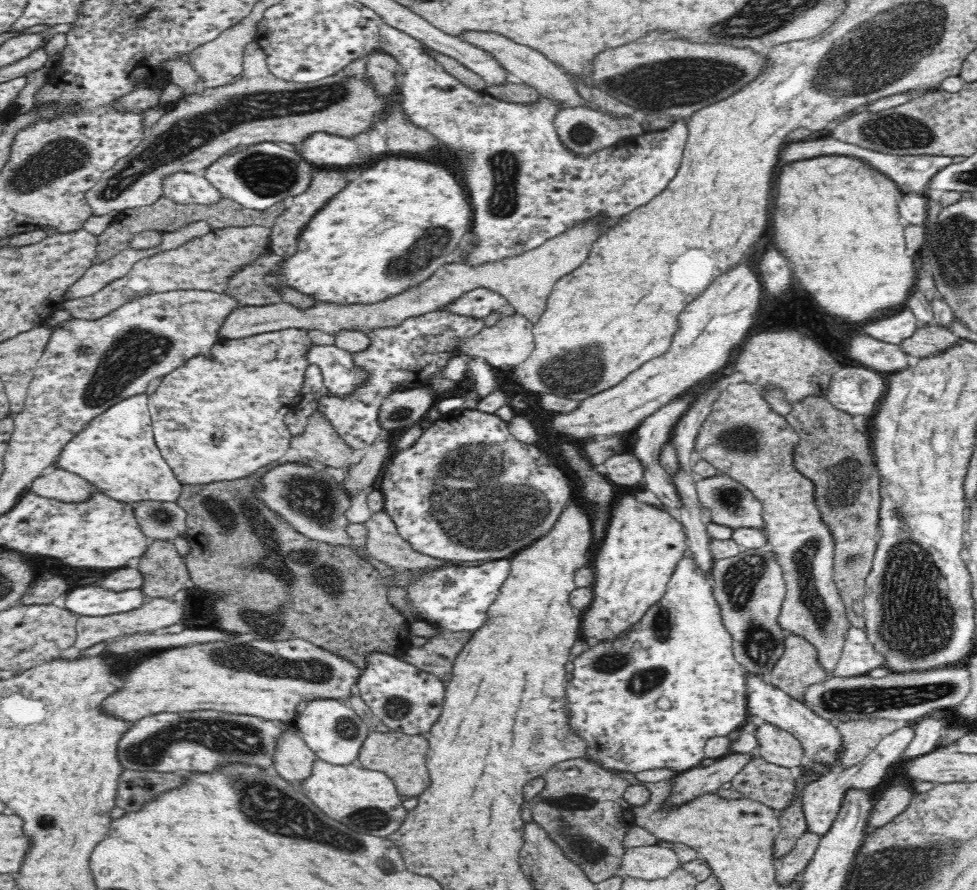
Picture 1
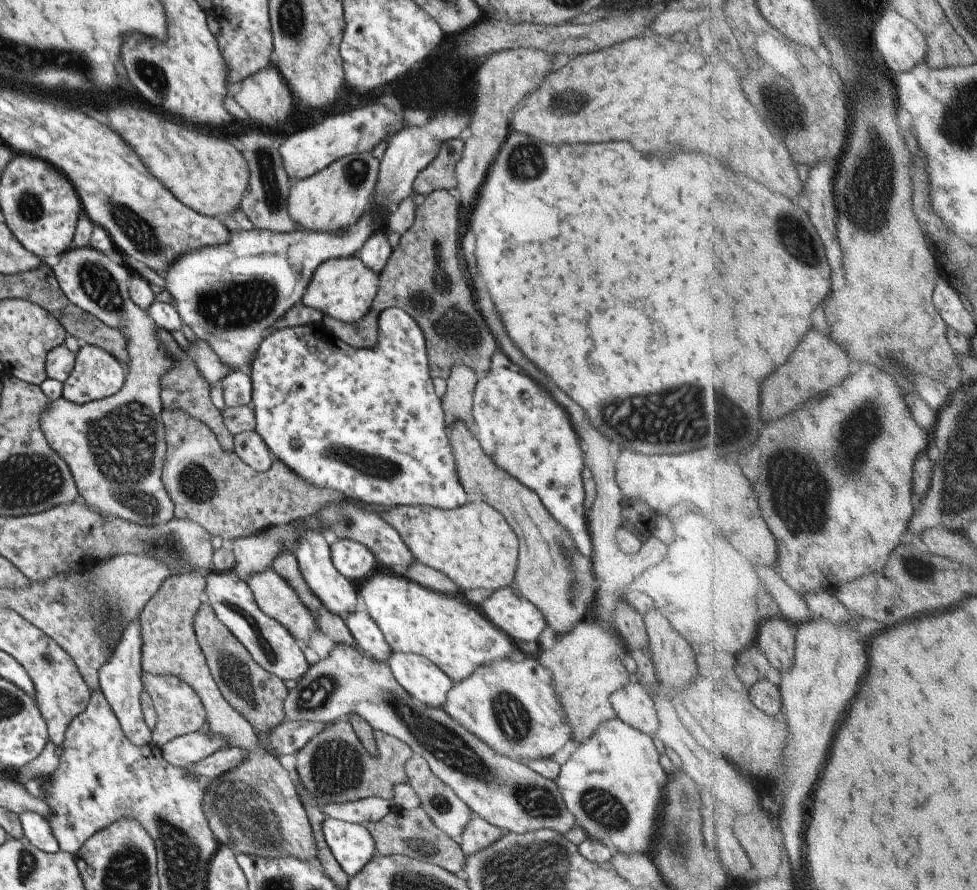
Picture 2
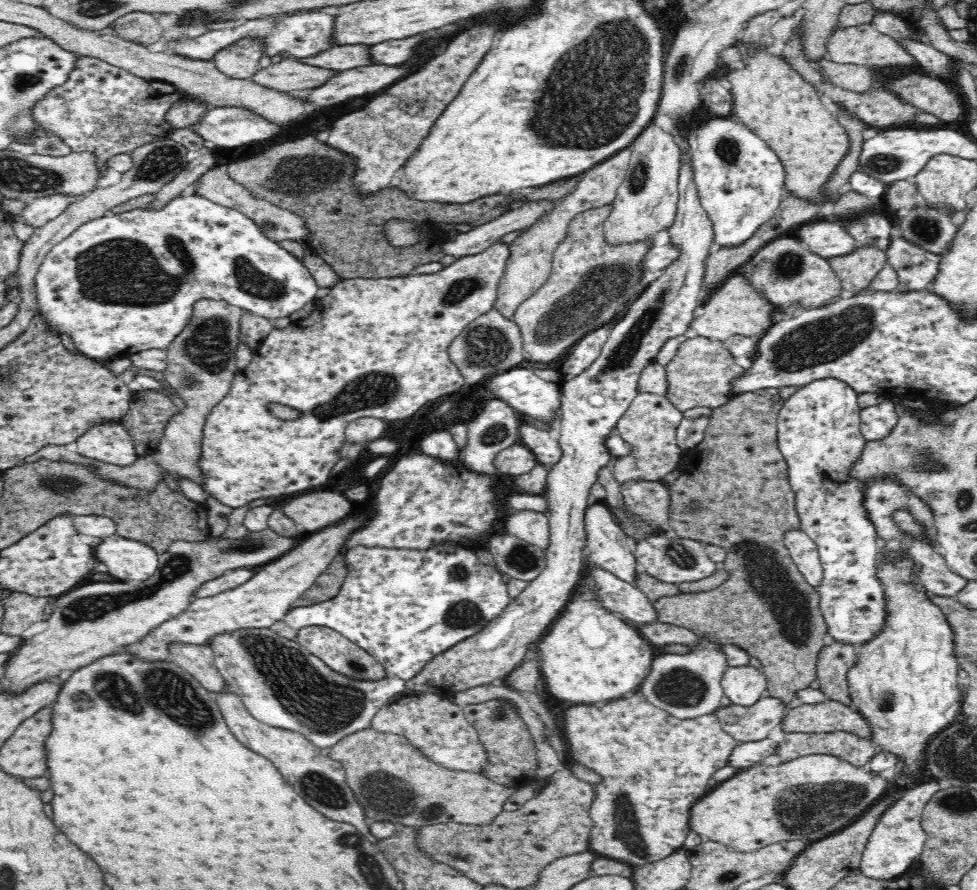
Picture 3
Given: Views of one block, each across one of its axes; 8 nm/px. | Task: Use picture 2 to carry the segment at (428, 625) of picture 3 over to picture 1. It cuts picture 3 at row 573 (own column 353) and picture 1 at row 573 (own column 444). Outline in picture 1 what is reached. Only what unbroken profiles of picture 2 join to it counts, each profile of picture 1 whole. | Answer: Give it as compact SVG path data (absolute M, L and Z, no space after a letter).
M510 558L502 560L485 561L478 564L468 566L453 566L442 567L434 571L410 571L415 574L413 582L406 588L407 600L410 607L416 611L416 616L420 621L425 621L429 625L438 627L451 632L468 632L473 634L482 628L488 620L487 612L489 607L498 597L500 588L509 576Z

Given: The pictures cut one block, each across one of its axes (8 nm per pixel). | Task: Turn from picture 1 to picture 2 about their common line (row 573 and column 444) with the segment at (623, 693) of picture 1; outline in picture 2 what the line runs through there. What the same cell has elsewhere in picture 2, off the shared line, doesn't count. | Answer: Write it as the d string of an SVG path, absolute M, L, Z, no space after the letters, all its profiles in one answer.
M394 653L387 660L394 679L420 703L441 709L453 683L428 658L415 653Z

